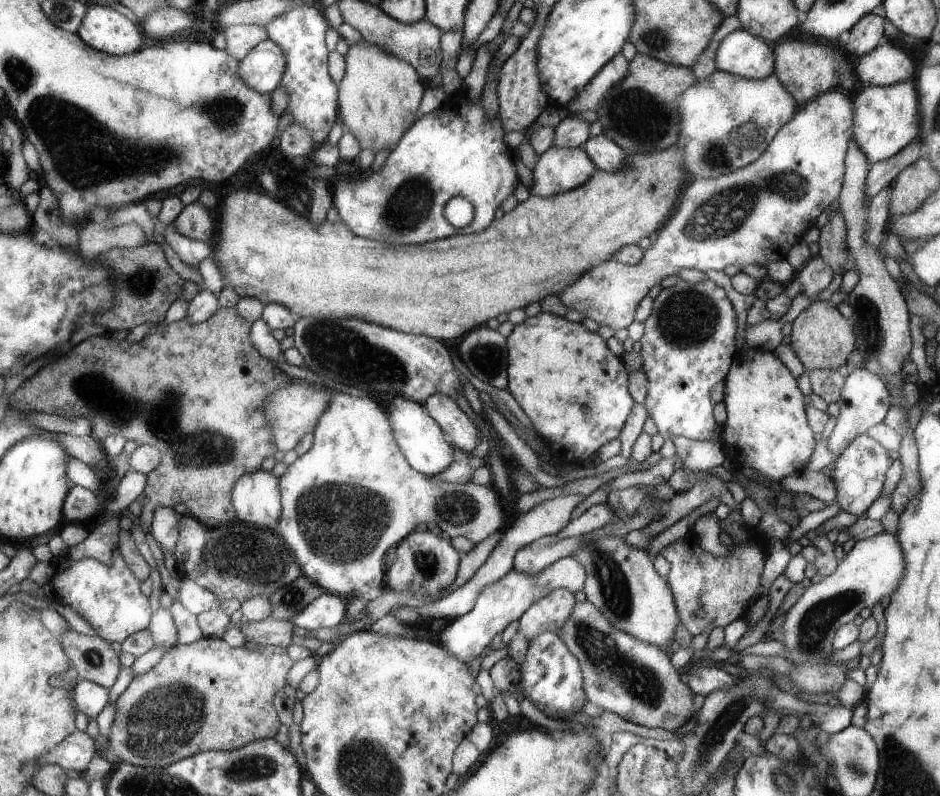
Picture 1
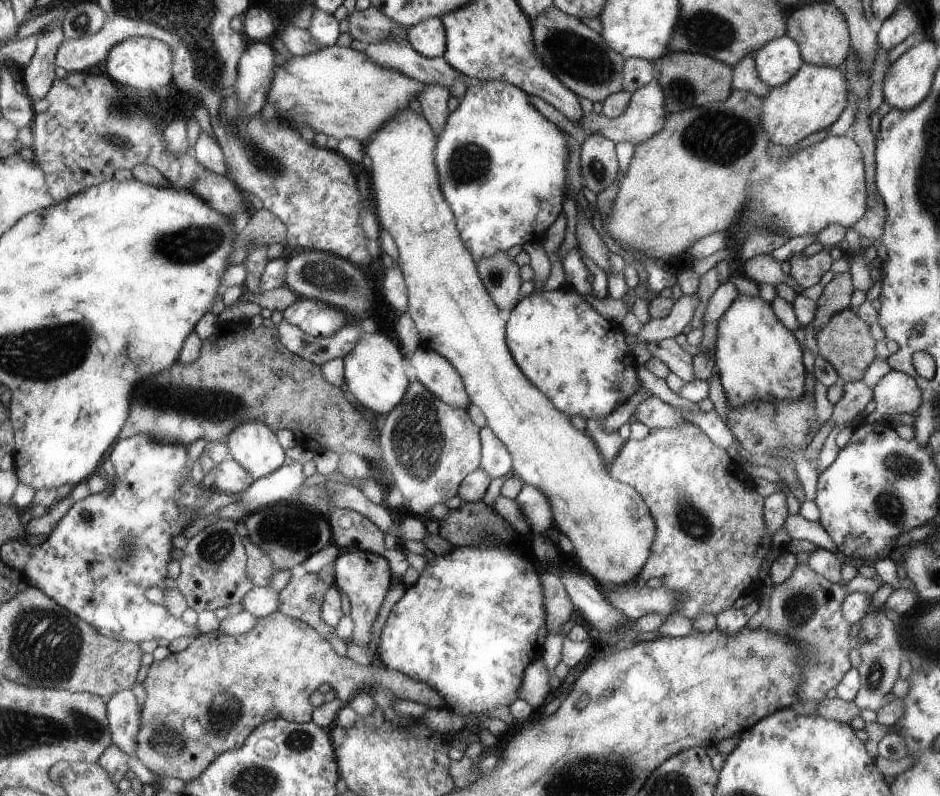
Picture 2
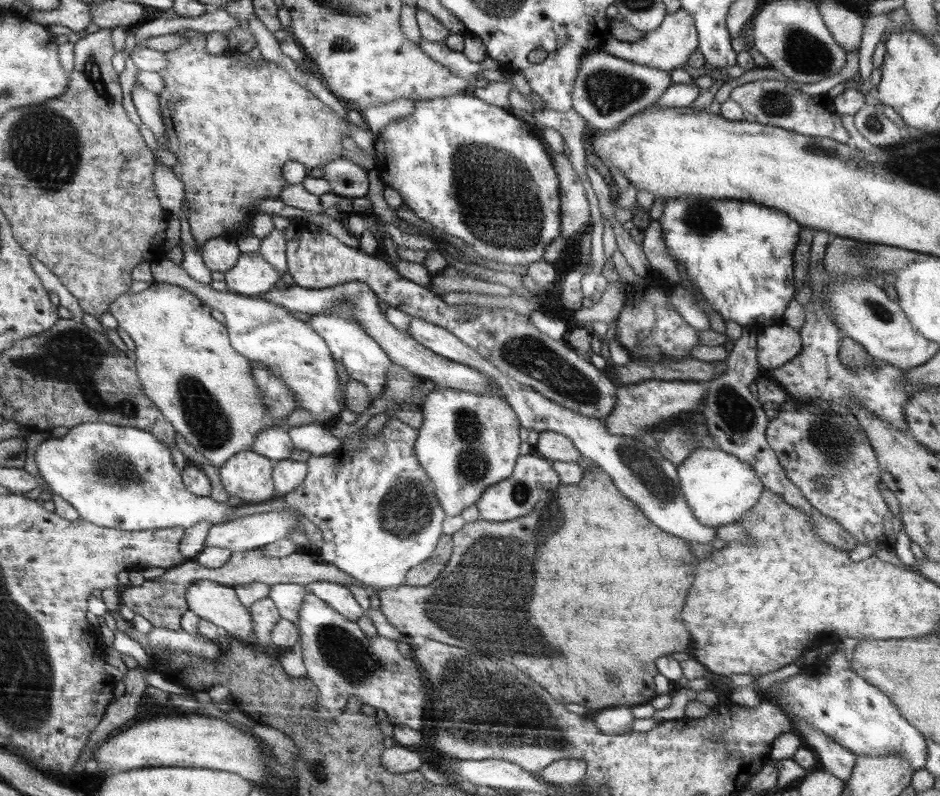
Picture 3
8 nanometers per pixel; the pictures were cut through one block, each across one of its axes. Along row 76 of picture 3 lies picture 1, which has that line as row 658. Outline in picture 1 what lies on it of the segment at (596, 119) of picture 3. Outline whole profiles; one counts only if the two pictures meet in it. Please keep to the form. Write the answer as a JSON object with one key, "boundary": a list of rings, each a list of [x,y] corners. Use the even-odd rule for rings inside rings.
{"boundary":[[[590,601],[577,602],[558,635],[581,664],[584,690],[592,704],[615,712],[628,722],[670,731],[678,730],[692,717],[695,710],[695,692],[684,682],[679,670],[672,665],[671,655],[659,646],[640,640],[624,632],[624,629],[616,628]]]}

